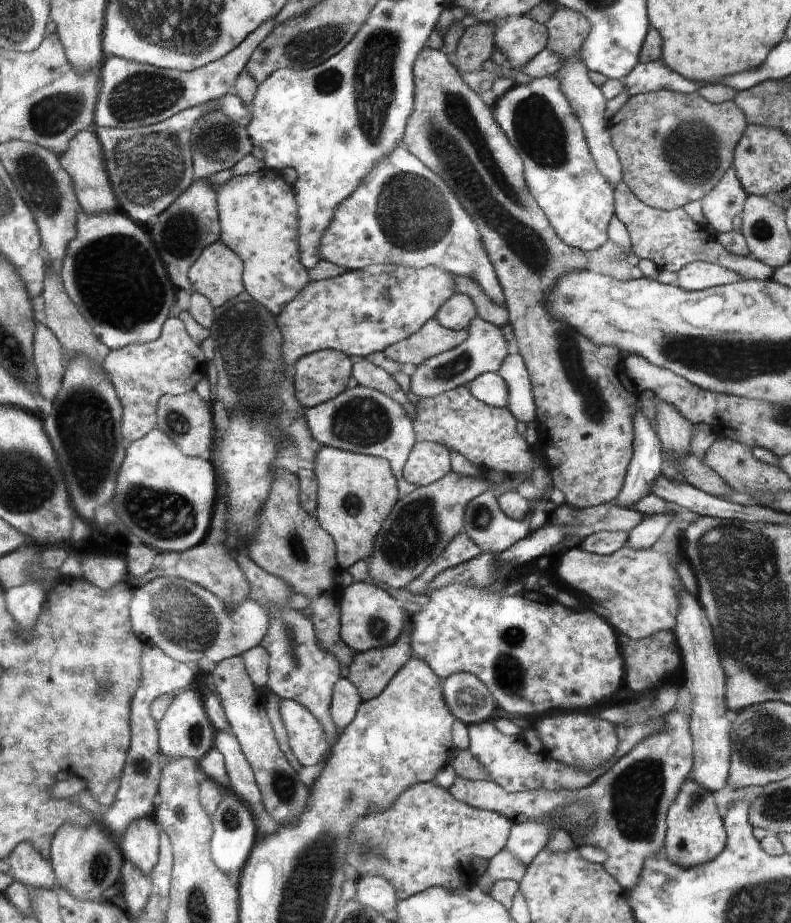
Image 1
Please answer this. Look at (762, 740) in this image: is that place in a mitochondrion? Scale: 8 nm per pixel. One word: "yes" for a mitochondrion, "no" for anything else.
yes

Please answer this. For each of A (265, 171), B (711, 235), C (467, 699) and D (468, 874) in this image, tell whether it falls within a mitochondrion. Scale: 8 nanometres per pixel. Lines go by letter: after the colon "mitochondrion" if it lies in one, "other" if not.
A: other
B: other
C: mitochondrion
D: other

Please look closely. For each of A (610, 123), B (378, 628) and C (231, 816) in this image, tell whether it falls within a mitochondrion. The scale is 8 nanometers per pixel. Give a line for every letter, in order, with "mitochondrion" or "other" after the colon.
A: other
B: mitochondrion
C: mitochondrion

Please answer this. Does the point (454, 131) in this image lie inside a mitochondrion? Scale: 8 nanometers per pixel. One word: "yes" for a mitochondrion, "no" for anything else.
yes

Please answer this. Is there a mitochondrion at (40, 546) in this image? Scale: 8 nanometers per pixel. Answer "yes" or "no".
no

